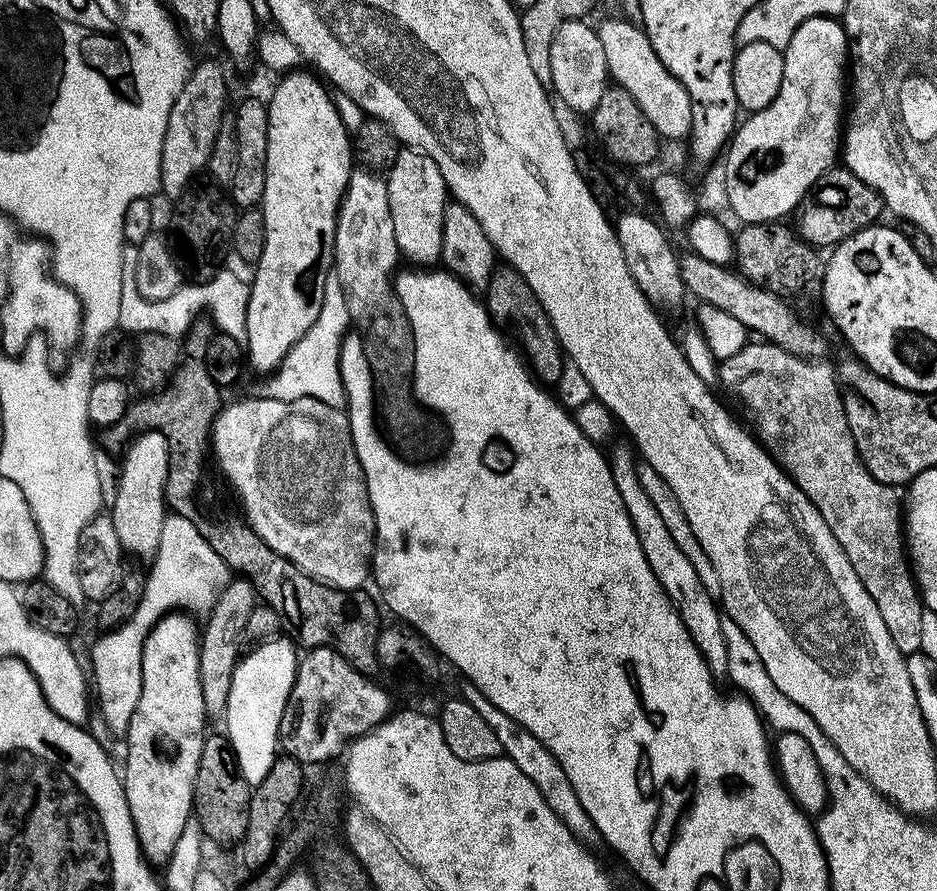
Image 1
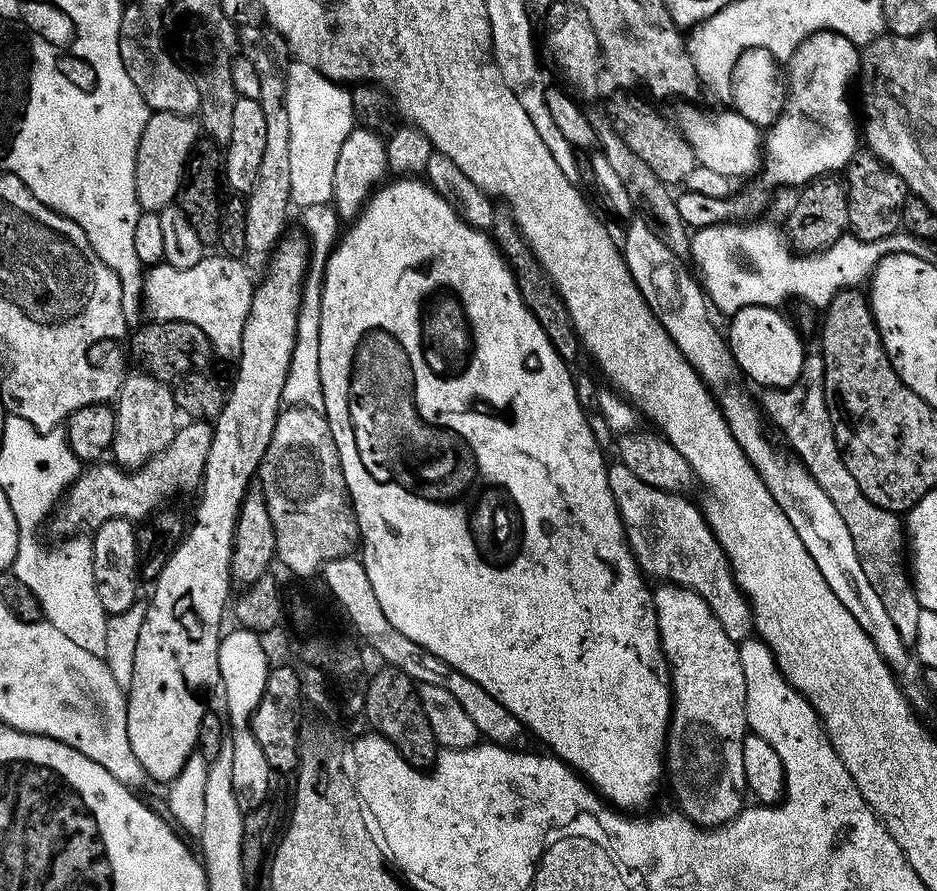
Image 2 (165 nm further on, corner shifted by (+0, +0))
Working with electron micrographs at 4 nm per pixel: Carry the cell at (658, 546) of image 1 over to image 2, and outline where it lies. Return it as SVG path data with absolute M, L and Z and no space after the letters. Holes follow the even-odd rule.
M660 582L657 588L651 589L652 610L656 613L656 629L660 635L660 649L664 651L664 659L670 673L670 689L672 710L668 721L668 734L666 737L666 776L672 779L672 792L676 795L679 811L687 816L697 826L723 826L729 820L736 817L741 808L745 807L746 800L740 791L745 791L746 781L744 778L744 732L746 733L746 721L744 719L744 695L746 694L746 682L742 674L742 662L740 661L739 643L718 622L714 610L692 588L683 588L673 582Z

